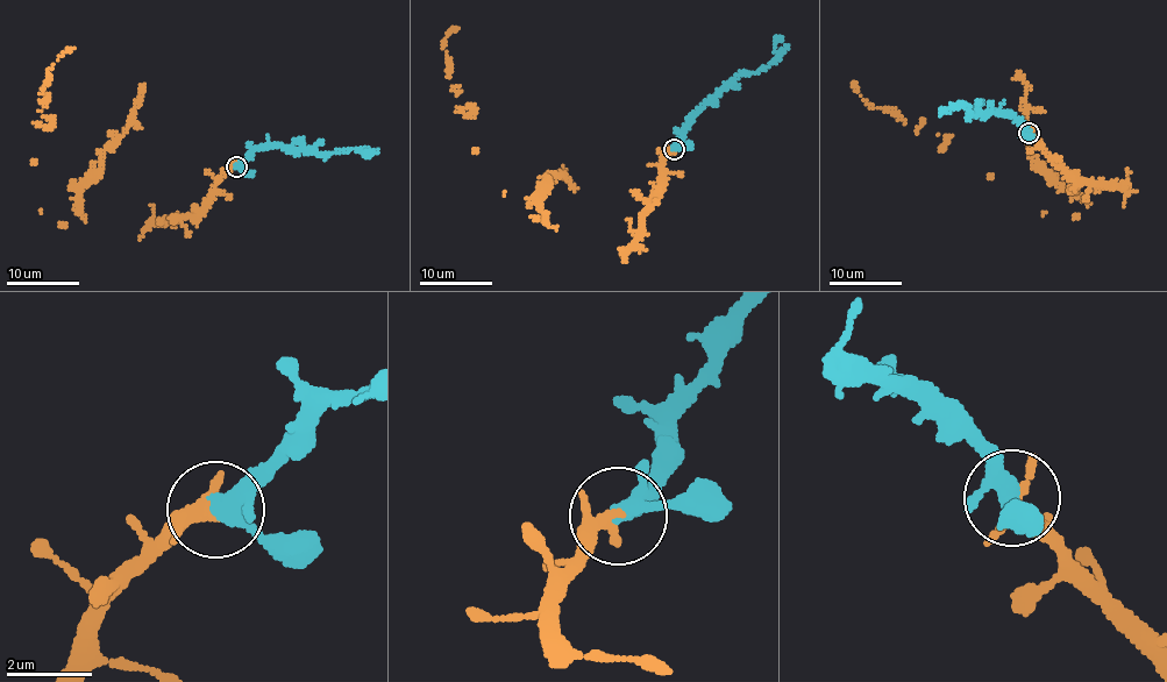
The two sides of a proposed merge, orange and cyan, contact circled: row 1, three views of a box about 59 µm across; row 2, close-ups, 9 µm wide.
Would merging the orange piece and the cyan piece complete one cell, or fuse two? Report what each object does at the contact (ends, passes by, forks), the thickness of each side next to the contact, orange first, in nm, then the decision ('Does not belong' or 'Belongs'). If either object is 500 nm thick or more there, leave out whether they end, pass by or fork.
At the ring orange passes by. At the ring cyan forks. Thickness 280 nm (orange) against 300 nm. Belongs

